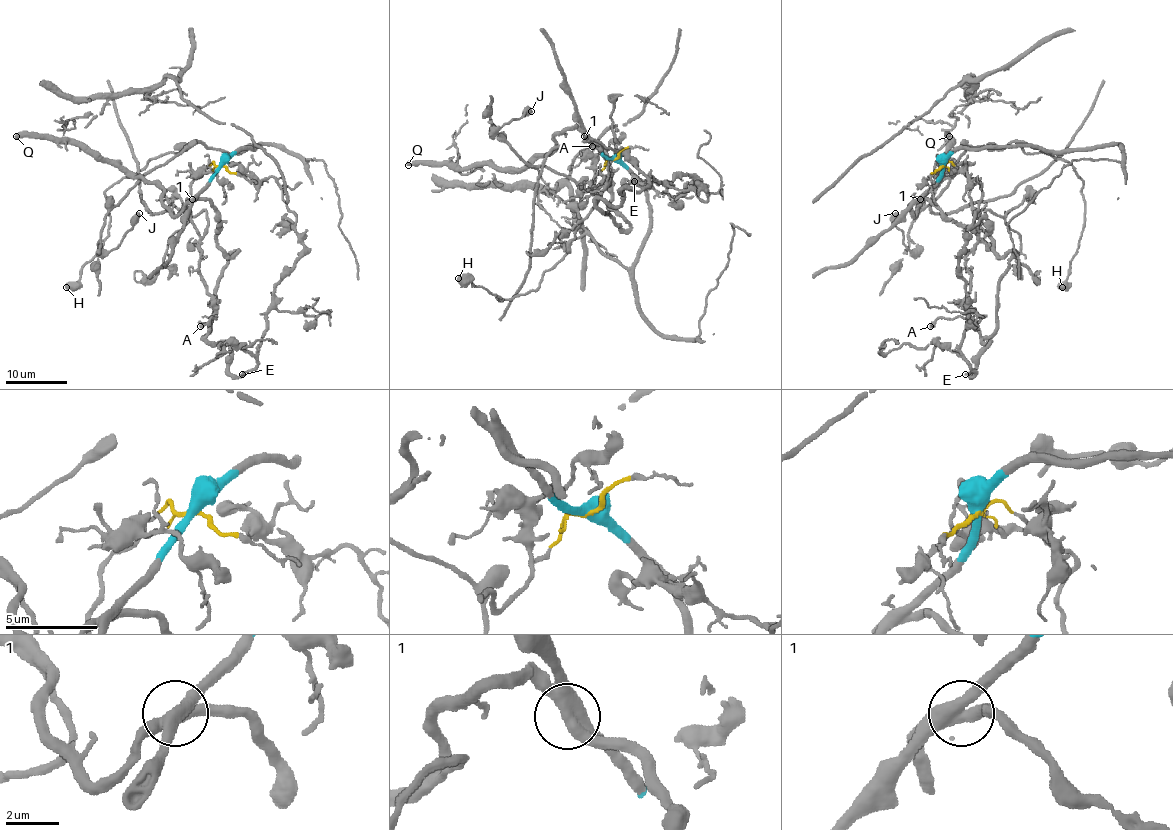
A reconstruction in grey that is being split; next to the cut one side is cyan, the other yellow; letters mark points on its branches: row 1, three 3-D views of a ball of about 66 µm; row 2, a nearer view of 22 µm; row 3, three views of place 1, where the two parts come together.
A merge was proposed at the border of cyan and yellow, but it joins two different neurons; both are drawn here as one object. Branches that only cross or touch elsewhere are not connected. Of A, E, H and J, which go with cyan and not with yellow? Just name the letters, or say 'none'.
H, J

